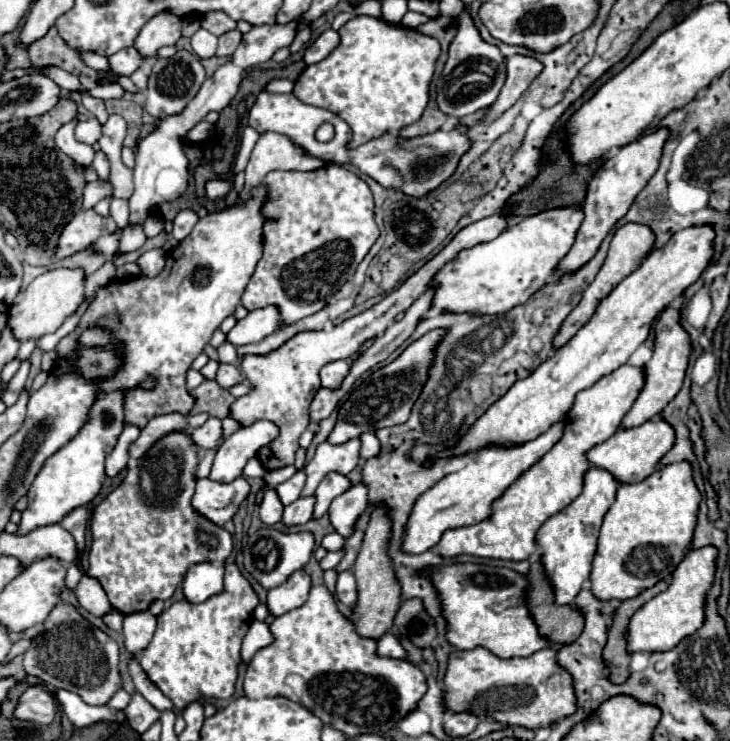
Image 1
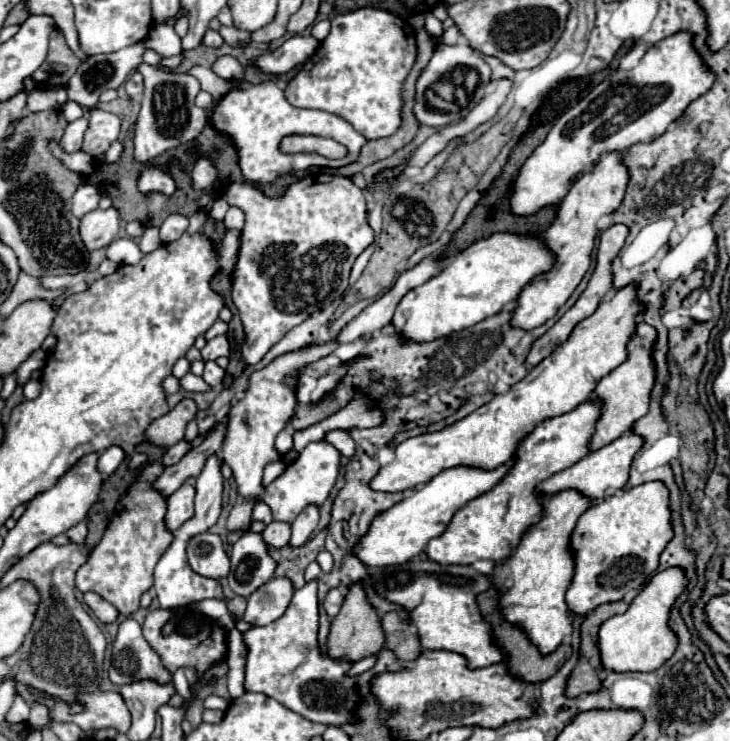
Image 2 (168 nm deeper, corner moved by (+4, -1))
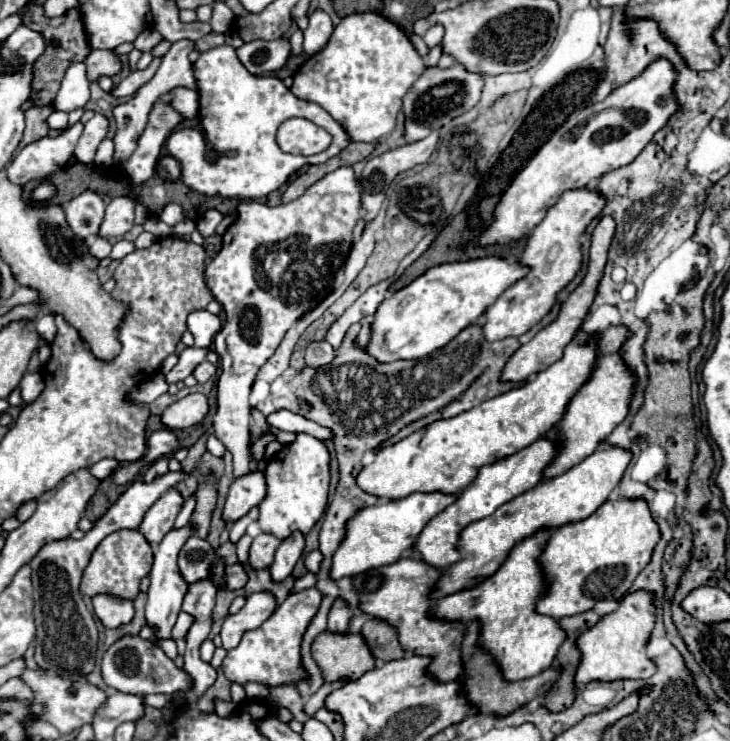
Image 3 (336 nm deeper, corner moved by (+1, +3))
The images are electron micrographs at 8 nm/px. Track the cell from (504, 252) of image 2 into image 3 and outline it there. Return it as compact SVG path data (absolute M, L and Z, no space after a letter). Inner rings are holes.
M484 257L466 263L462 261L432 267L380 303L370 325L366 353L378 363L414 361L426 357L438 347L444 347L462 329L470 327L472 321L478 321L486 307L490 307L490 303L494 303L494 299L498 299L506 287L514 285L526 273L526 267L508 263L500 257Z

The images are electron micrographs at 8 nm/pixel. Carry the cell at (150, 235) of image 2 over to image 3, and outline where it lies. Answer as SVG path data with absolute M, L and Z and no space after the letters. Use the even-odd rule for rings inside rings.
M122 239L122 241L118 241L118 243L112 247L110 257L112 257L112 259L122 259L122 257L126 257L126 255L132 253L132 251L134 251L134 243Z

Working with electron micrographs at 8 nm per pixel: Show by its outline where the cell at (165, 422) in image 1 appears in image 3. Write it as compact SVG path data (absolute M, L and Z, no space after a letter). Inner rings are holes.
M190 393L180 401L174 401L164 413L162 423L168 429L186 429L200 423L208 413L208 399L202 393Z

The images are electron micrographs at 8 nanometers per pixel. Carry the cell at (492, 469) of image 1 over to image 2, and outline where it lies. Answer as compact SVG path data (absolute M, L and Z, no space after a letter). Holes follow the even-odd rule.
M515 457L491 471L481 467L453 467L451 471L439 473L435 479L431 479L431 483L427 483L427 487L417 487L411 497L399 501L373 519L369 533L355 547L357 557L371 567L401 565L413 559L423 551L423 547L427 547L427 539L435 539L435 535L447 527L447 519L451 519L451 515L455 515L455 511L459 511L467 499L475 499L475 495L483 495L483 491L491 491L491 487L495 487L495 483L499 483L499 479L503 479L513 465Z

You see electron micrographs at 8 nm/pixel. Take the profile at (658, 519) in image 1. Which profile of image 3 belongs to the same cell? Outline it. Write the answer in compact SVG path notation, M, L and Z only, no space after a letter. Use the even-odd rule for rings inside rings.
M608 499L588 519L572 523L572 525L564 525L550 535L550 539L538 559L542 563L542 571L544 571L546 591L544 591L542 599L538 599L536 611L540 615L562 619L566 615L578 615L578 613L590 611L602 599L616 599L616 601L622 599L628 593L630 585L634 583L636 575L648 565L648 561L652 557L652 549L658 541L660 541L658 523L652 519L650 509L644 501L640 501L640 499L634 499L634 501Z

